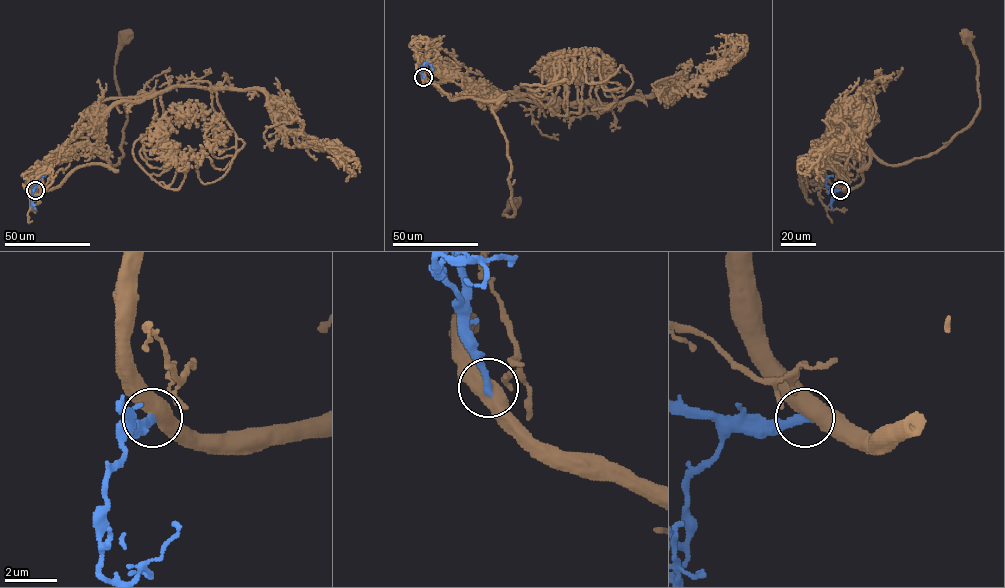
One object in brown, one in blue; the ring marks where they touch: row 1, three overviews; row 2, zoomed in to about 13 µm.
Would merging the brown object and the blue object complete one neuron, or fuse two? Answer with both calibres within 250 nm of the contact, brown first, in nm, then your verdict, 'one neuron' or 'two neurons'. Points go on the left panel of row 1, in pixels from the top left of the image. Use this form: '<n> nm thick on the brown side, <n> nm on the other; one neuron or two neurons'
440 nm thick on the brown side, 320 nm on the other; two neurons

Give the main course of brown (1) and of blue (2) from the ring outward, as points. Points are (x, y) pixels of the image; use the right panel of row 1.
1: (840, 190), (862, 181), (871, 152), (891, 165), (922, 158), (972, 121), (977, 64), (966, 35)
2: (840, 190), (830, 189), (825, 184), (826, 179), (833, 175)

